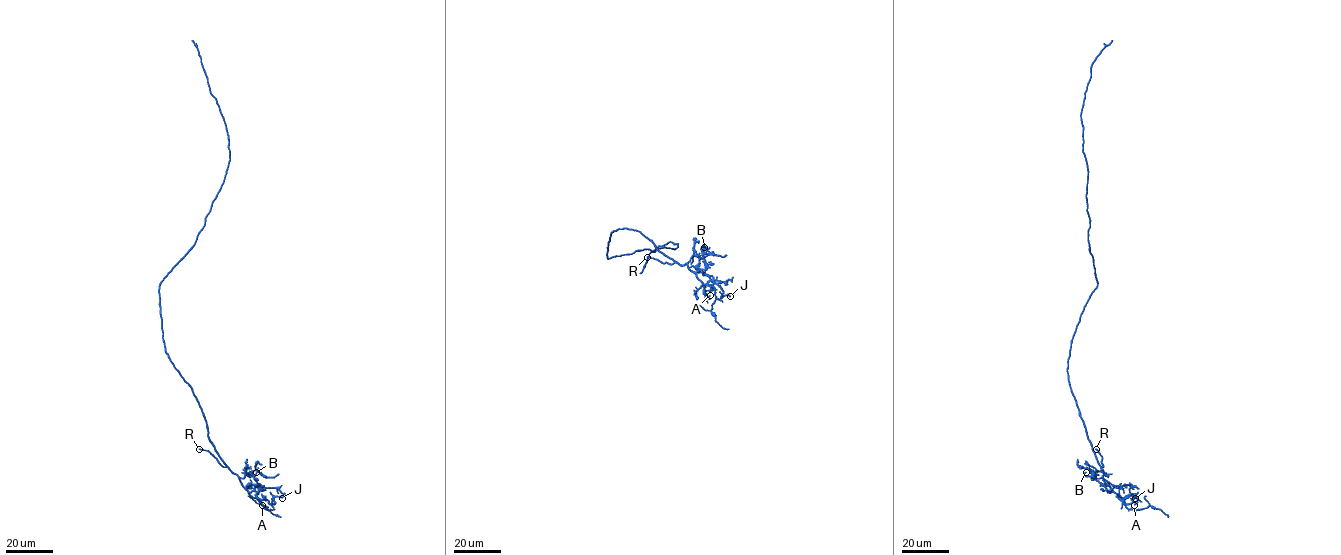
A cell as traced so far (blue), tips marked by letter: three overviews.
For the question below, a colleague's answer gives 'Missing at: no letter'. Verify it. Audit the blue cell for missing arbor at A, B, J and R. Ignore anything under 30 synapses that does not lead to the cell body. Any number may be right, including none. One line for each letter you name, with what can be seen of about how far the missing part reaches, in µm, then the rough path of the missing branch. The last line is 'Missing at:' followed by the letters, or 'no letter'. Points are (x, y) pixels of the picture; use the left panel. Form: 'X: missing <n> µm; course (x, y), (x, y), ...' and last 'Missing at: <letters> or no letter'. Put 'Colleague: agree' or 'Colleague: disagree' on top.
Colleague: disagree
R: missing 7 µm; course (199, 449), (187, 441)
Missing at: R

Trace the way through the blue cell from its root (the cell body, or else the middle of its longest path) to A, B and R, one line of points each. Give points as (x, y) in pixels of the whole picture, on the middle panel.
A: (608, 246), (613, 231), (636, 230), (666, 256), (681, 265), (687, 264), (704, 285), (705, 297), (710, 295)
B: (608, 246), (613, 231), (636, 230), (666, 256), (695, 272), (707, 266), (701, 251), (704, 247)
R: (608, 246), (613, 231), (636, 230), (674, 262), (661, 263), (647, 257)

